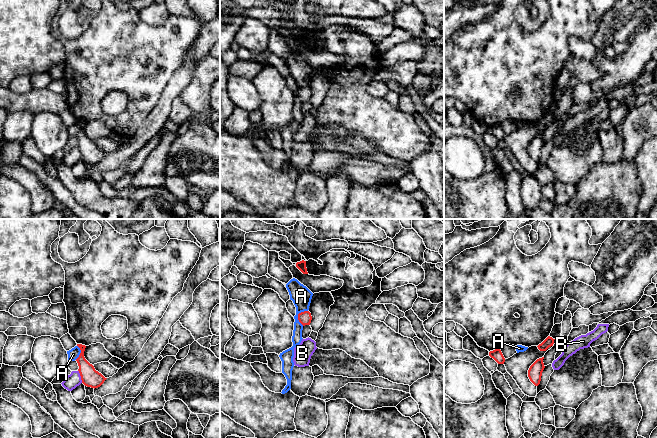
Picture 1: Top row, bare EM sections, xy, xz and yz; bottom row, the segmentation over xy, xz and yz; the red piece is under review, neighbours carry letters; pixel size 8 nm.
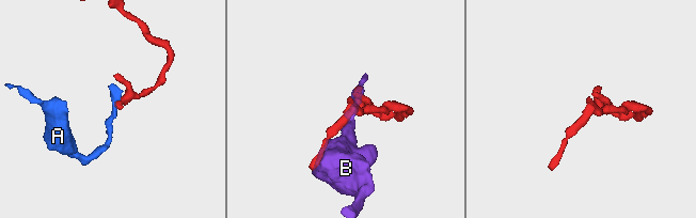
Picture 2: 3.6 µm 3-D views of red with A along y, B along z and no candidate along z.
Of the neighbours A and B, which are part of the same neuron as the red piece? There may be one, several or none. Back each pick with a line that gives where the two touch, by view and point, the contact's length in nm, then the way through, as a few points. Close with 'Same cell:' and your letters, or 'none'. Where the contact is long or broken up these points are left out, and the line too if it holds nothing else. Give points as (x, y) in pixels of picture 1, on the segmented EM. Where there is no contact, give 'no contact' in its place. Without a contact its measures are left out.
Same cell: none

